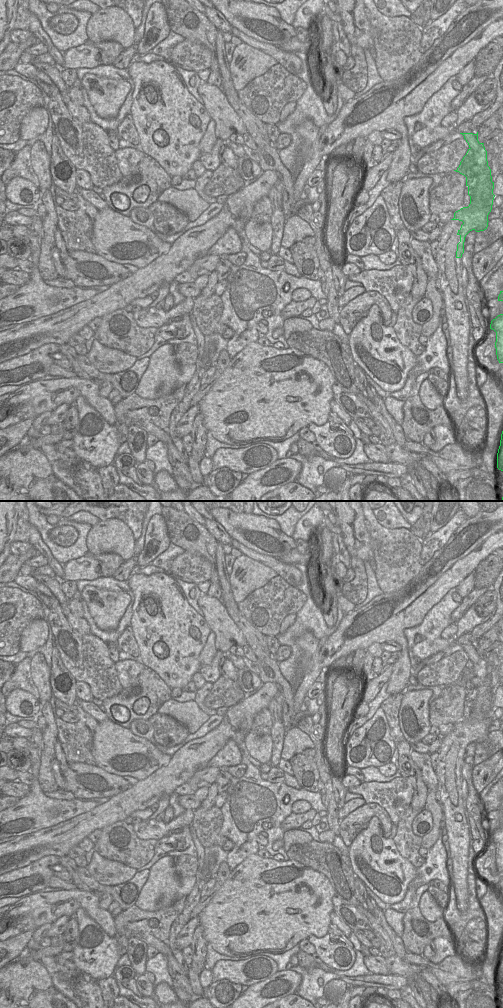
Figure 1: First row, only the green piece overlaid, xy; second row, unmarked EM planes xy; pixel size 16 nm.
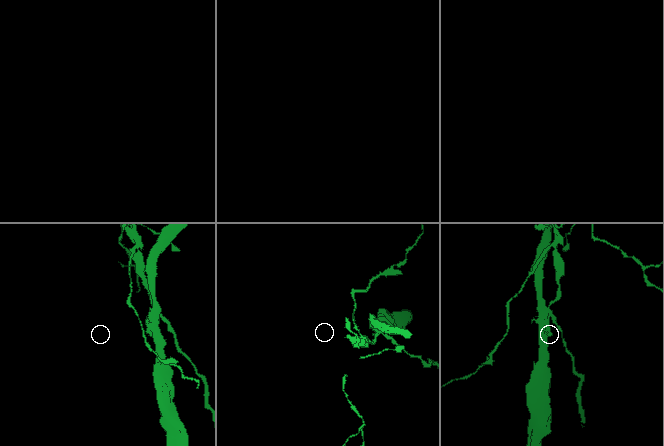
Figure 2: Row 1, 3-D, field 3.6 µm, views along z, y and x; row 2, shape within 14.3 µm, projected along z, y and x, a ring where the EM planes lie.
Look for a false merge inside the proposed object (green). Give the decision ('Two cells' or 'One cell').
Two cells

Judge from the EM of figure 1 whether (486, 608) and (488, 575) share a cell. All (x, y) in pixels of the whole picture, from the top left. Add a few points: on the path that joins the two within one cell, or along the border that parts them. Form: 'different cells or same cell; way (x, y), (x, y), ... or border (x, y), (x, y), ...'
same cell; way (488, 600), (488, 583)

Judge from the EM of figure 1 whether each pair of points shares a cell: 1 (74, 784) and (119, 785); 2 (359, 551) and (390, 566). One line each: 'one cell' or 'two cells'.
1: one cell
2: two cells

